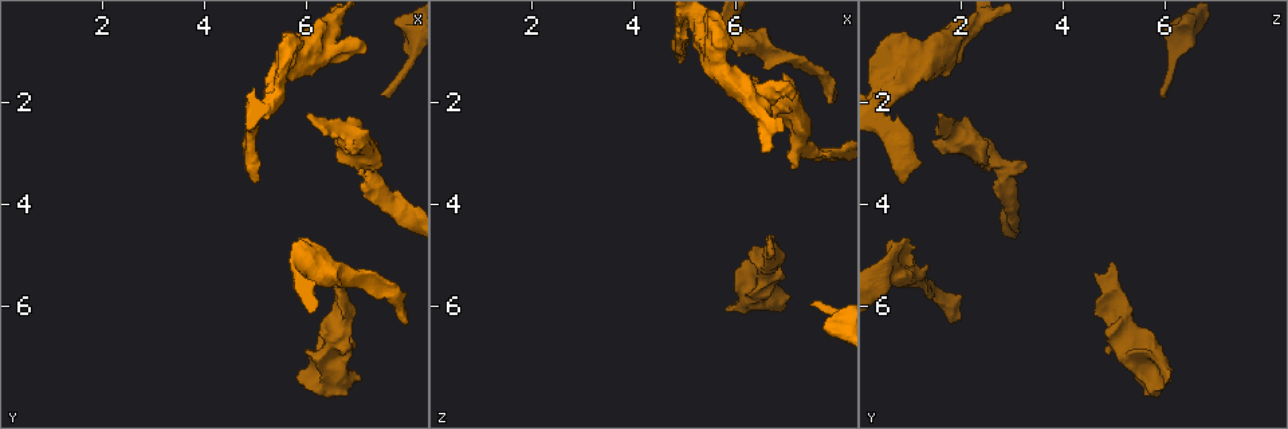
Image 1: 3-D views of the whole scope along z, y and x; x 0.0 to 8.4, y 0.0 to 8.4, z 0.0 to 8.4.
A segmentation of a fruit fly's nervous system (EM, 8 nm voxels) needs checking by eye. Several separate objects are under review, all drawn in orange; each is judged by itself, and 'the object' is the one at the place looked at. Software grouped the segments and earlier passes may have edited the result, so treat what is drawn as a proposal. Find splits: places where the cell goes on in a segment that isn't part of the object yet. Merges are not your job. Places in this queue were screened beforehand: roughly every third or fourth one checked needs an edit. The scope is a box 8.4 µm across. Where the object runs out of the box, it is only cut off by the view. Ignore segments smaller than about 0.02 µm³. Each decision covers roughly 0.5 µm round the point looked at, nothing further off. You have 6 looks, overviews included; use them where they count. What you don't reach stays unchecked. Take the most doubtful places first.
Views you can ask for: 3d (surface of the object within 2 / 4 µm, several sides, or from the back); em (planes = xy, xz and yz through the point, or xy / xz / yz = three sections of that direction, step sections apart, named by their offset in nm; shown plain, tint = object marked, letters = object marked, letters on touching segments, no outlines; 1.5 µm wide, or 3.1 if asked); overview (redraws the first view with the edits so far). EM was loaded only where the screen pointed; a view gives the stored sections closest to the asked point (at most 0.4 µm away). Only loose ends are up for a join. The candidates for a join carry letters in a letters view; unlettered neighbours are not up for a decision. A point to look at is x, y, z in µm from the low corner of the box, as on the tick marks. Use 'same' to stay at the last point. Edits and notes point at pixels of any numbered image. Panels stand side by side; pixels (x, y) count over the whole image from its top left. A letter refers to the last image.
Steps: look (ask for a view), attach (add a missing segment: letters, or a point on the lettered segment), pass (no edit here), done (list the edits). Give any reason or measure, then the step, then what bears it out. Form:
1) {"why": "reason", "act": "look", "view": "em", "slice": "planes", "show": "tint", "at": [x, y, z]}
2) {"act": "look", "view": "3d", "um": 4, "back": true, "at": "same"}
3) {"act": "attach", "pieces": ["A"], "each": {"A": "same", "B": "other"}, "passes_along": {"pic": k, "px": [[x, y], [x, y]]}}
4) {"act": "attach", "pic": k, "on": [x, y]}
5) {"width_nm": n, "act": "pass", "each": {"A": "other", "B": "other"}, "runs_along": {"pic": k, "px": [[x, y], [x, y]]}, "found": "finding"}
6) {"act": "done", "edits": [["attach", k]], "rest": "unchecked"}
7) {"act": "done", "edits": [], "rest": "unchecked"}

{"why": "end of a long branch", "act": "look", "view": "3d", "um": 2, "at": [7.50, 1.85, 5.95]}

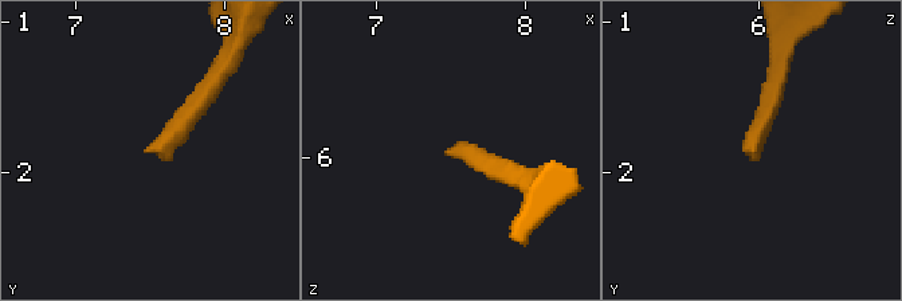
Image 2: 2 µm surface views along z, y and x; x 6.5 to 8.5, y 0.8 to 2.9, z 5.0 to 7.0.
{"why": "shape alone is not enough", "act": "look", "view": "em", "slice": "planes", "show": "letters", "at": [7.52, 1.84, 5.94]}

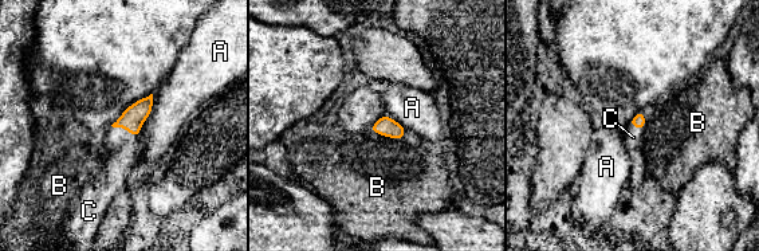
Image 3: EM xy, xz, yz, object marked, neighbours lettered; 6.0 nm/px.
{"longest_contact_nm": ["A", 280], "act": "attach", "pieces": ["C"], "each": {"A": "other", "B": "other", "C": "same"}, "found": "the cell continues"}

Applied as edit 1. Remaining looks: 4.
{"why": "an open end", "act": "look", "view": "em", "slice": "yz", "step": 8, "show": "plain", "at": [5.00, 3.50, 0.90]}

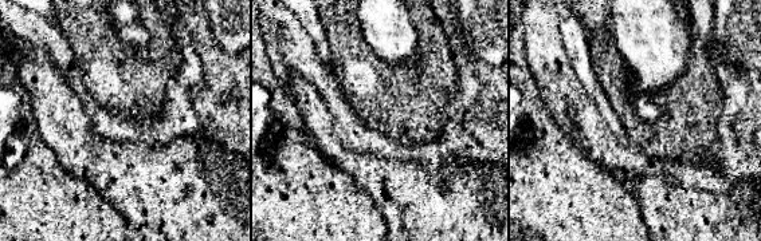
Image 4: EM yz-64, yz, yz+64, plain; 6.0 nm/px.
{"why": "where the object lies", "act": "look", "view": "em", "slice": "yz", "step": 8, "show": "tint", "at": "same"}

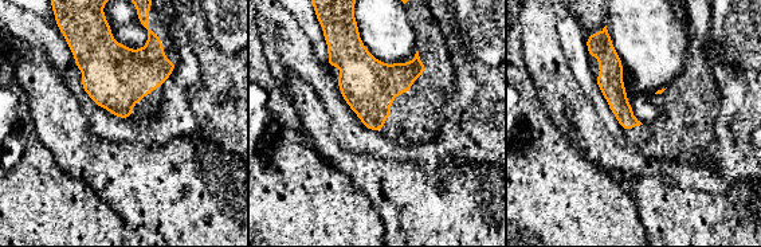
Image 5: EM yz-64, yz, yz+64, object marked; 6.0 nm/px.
{"act": "look", "view": "em", "slice": "yz", "step": 8, "show": "letters", "at": "same"}

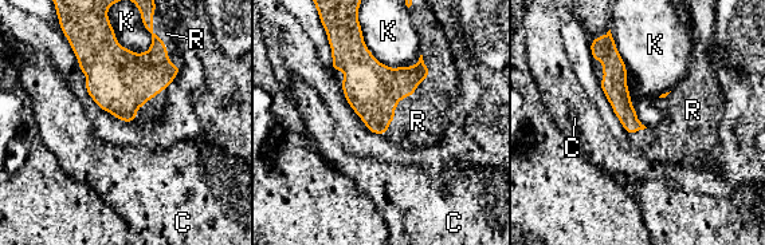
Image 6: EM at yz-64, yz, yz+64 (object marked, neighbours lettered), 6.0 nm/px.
{"act": "attach", "pieces": ["R"], "each": {"C": "other", "K": "other", "R": "same"}, "passes_along": {"pic": 6, "px": [[373, 90], [408, 97], [418, 121]]}, "found": "it goes on there"}

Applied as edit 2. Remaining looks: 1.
{"act": "done", "edits": [["attach", 3], ["attach", 6]], "rest": "unchecked"}

